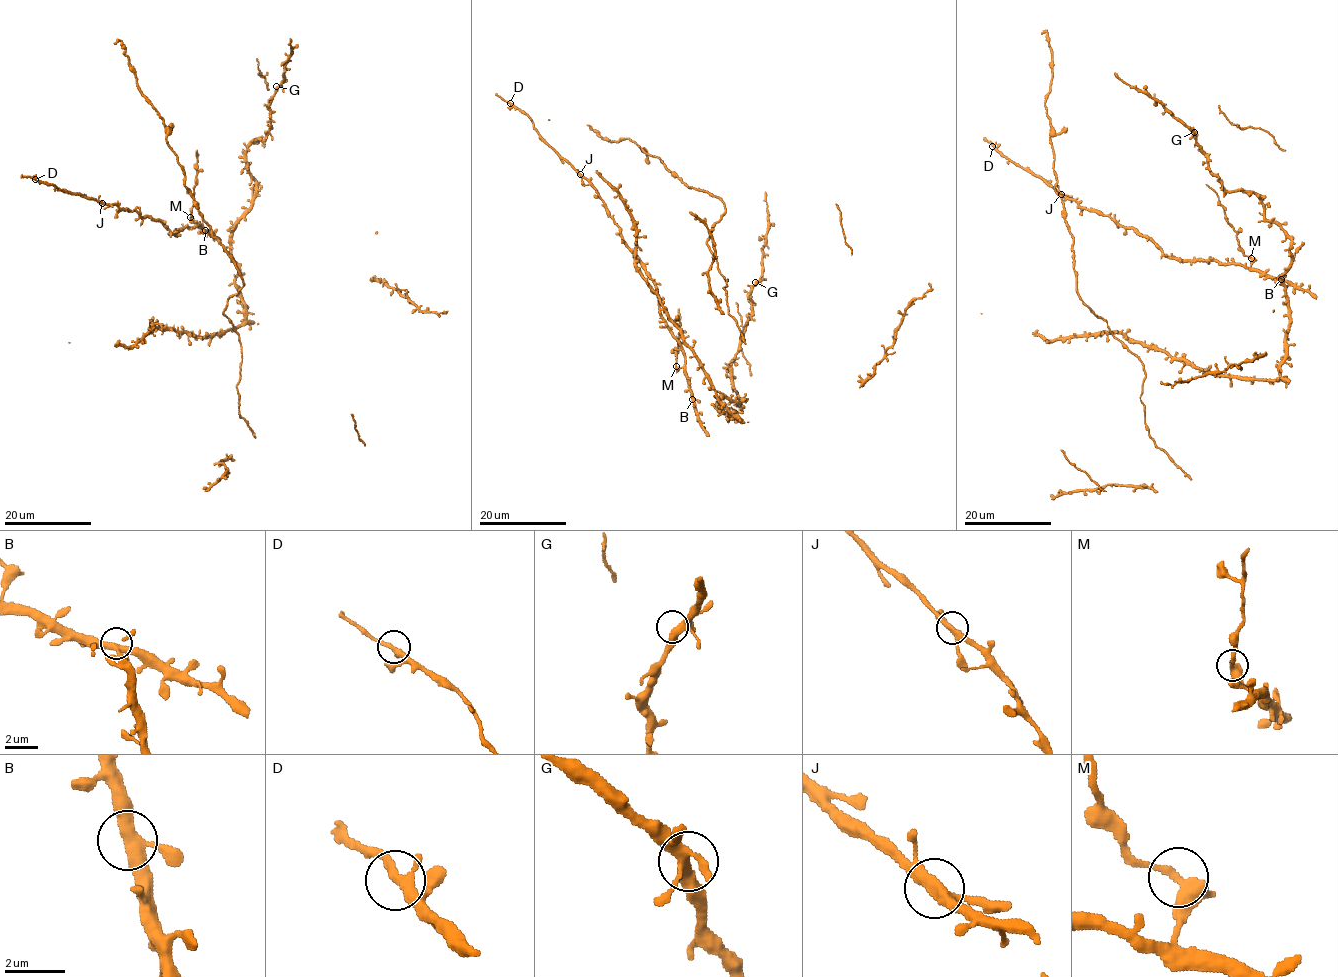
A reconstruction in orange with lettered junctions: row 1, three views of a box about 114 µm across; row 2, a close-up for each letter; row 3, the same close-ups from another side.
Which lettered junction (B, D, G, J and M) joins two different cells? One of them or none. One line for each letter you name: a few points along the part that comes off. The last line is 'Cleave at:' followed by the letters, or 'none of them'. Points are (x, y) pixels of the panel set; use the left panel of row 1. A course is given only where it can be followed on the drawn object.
M: Course of the part to remove: (191, 217), (196, 150)
Cleave at: M

